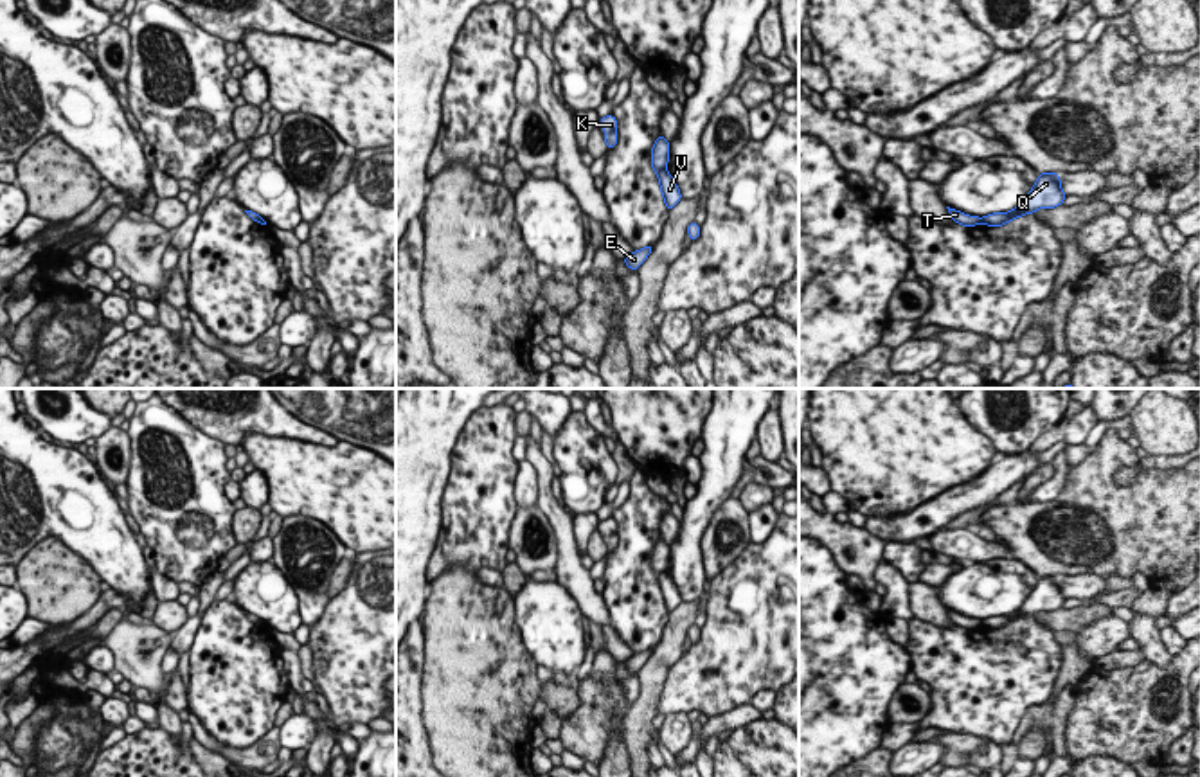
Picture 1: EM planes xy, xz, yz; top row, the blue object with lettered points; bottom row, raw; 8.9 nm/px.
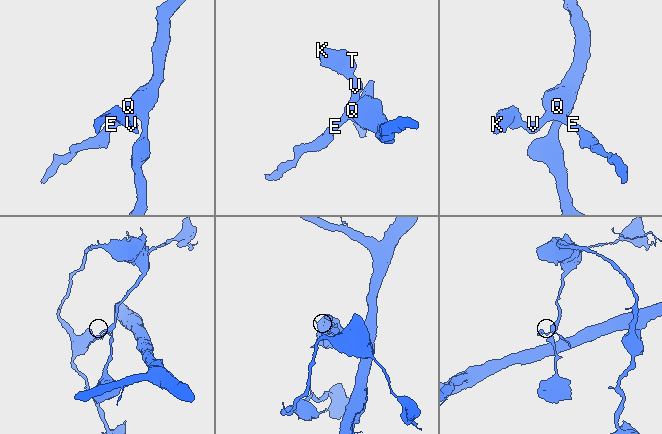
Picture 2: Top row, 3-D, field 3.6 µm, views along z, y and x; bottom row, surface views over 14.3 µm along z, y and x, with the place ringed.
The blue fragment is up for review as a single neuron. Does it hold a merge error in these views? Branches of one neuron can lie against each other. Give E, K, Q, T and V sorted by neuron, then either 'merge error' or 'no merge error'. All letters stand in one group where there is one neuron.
E Q V / K T; merge error

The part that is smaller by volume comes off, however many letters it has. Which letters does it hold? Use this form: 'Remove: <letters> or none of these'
Remove: K, T.

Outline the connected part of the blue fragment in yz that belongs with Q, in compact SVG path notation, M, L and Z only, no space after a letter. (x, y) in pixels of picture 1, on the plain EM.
M1042 576L1038 577L1034 590L1027 595L1024 604L1009 615L995 615L982 621L982 628L1002 630L1011 622L1024 617L1033 617L1038 612L1052 612L1063 606L1067 601L1061 594L1061 577Z

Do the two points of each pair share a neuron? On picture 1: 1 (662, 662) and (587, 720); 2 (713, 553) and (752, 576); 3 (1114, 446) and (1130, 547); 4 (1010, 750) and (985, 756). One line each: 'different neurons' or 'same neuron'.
1: different neurons
2: different neurons
3: same neuron
4: different neurons

